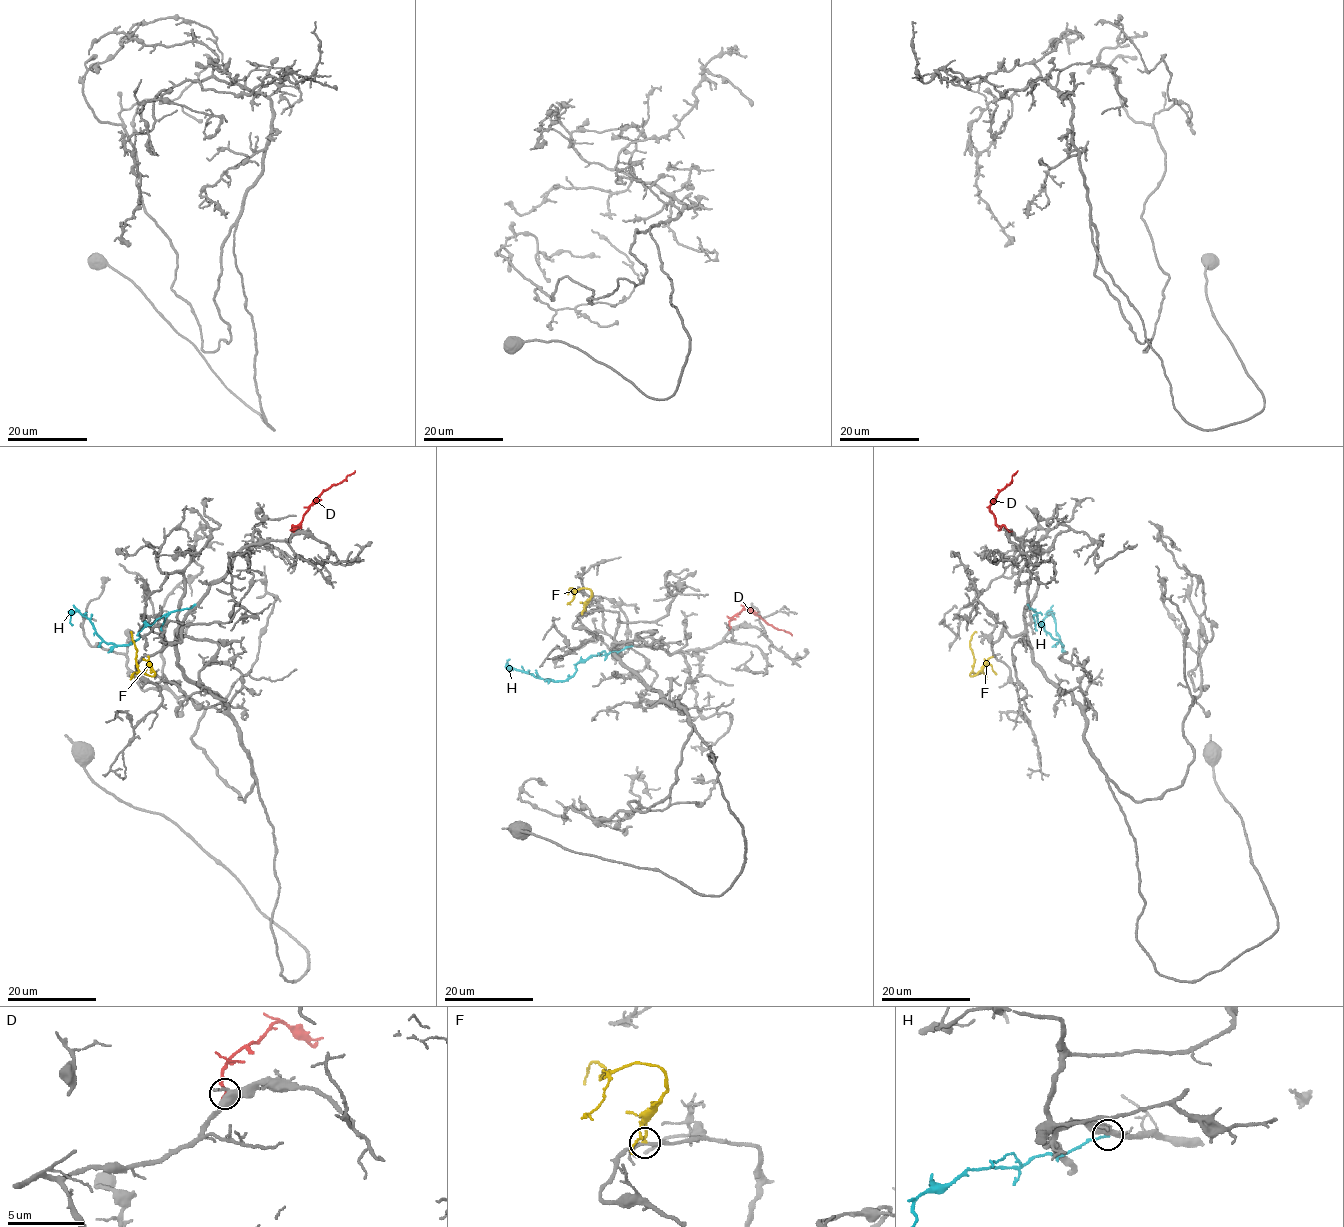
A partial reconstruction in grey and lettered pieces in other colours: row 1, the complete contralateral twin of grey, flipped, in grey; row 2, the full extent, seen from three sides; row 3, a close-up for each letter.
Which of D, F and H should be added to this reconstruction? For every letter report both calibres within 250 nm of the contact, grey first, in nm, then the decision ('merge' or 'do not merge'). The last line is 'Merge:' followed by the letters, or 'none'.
D: 460 nm thick on the grey side, 220 nm on the other; do not merge
F: 190 nm thick on the grey side, 190 nm on the other; merge
H: 360 nm thick on the grey side, 160 nm on the other; do not merge
Merge: F

